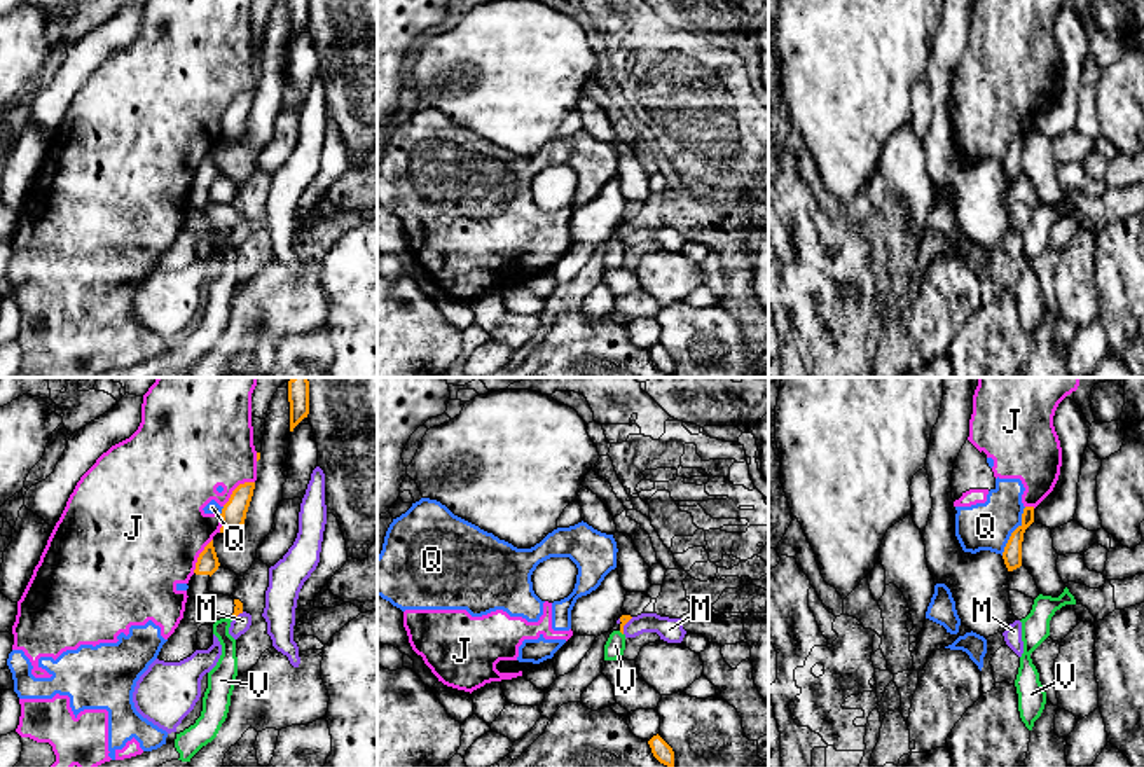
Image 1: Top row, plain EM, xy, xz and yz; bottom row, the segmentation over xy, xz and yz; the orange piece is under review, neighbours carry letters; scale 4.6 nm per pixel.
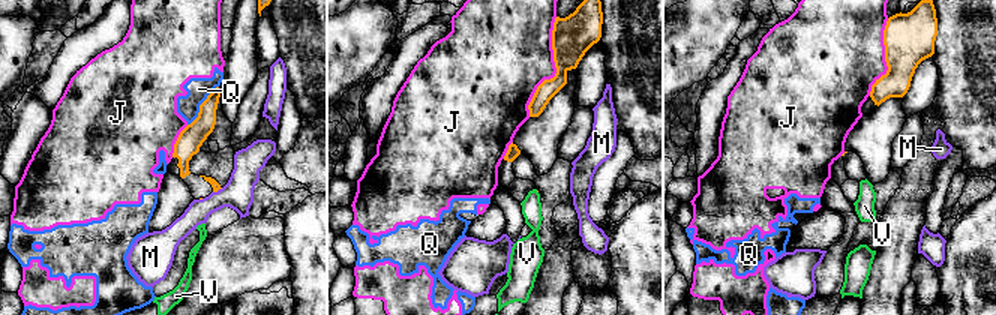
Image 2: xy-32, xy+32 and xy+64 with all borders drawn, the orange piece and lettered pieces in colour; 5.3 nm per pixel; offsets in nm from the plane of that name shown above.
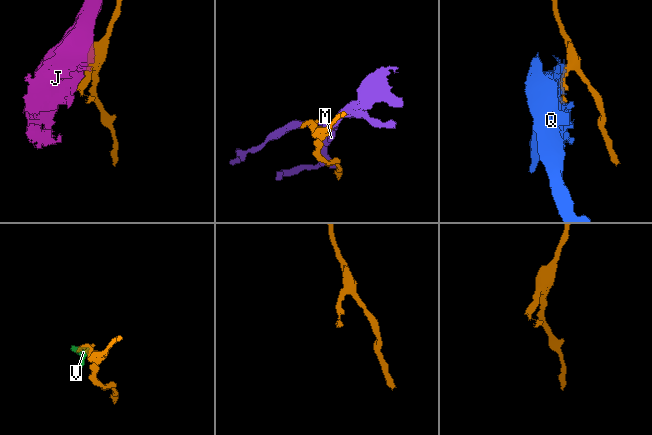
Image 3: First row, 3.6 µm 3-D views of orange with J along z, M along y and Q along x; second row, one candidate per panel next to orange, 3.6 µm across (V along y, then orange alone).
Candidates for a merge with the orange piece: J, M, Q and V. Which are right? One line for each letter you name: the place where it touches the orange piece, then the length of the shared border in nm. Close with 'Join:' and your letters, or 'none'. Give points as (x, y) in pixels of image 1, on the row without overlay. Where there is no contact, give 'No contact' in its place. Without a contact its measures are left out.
Join: none

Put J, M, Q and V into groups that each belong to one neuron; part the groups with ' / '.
J Q / M / V

